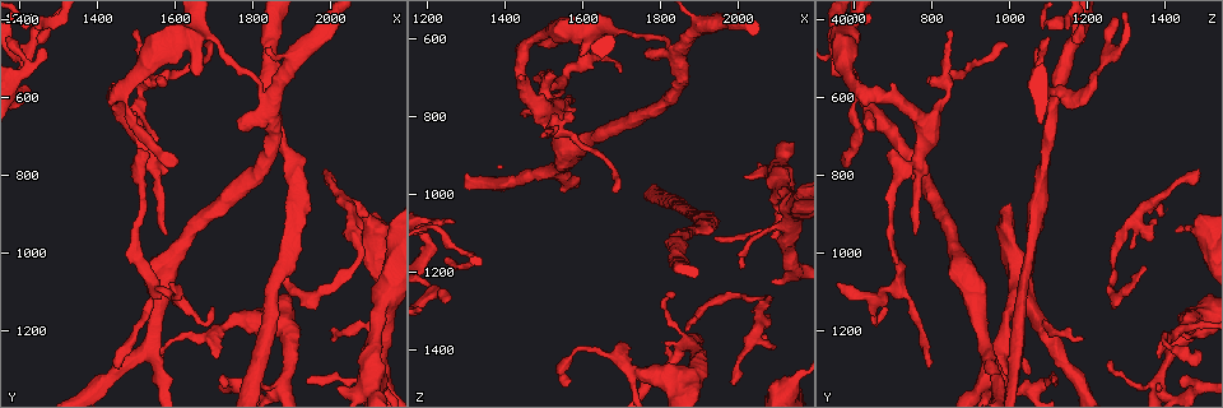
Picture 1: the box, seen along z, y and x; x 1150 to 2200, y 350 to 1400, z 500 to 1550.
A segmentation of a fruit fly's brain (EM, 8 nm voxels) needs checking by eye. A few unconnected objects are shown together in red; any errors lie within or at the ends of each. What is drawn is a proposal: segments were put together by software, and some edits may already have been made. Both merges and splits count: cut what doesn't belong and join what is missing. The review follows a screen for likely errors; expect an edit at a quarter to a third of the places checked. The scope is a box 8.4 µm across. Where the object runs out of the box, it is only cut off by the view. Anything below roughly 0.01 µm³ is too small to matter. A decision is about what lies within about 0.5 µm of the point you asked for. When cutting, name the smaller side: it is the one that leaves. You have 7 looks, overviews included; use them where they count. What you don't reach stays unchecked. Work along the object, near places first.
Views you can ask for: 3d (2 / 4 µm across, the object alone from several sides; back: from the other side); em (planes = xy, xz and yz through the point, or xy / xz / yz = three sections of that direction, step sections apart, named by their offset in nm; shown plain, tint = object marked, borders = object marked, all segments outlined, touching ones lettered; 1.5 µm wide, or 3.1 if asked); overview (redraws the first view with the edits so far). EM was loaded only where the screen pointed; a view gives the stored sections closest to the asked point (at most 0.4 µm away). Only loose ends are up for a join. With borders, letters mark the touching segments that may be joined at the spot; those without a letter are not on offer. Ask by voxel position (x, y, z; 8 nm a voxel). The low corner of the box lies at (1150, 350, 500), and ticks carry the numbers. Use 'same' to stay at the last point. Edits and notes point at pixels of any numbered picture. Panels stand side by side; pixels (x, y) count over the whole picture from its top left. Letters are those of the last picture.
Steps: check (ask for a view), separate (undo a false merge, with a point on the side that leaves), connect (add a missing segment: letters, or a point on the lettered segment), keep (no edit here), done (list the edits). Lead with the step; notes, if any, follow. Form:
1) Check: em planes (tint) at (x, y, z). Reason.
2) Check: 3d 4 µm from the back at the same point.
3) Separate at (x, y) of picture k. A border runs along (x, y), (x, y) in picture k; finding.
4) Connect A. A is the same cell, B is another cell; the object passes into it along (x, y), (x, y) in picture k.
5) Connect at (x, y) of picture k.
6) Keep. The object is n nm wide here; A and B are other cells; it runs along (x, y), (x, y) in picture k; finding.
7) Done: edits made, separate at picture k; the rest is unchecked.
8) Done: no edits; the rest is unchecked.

Check: 3d 4 µm at (1465, 1300, 785). Branch stops here.

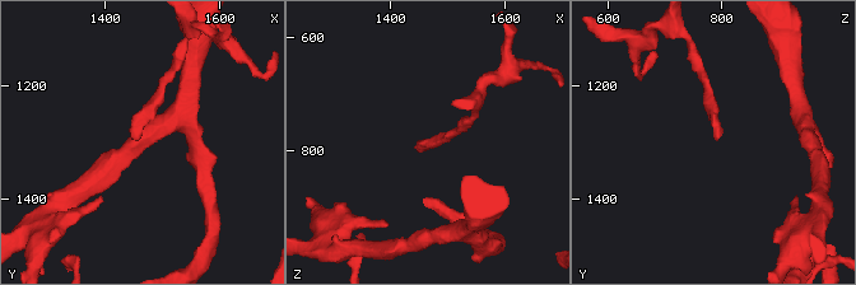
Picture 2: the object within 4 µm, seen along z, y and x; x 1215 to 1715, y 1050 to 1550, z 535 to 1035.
Check: em planes (borders) at (1460, 1295, 790).

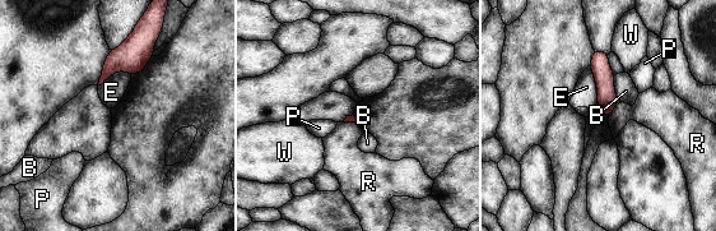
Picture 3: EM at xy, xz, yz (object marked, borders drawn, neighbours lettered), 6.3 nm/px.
Keep. B, E, P, R and W are other cells; no lettered segment goes on from it.

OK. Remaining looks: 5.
Check: 3d 4 µm at (1685, 470, 995). Tapers out.

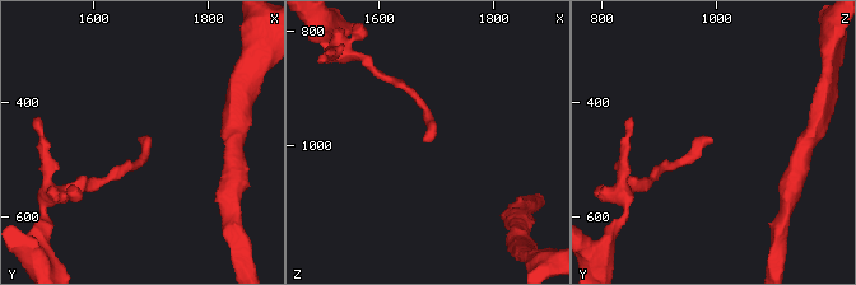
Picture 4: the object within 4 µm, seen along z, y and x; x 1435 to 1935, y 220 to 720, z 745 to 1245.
Check: em planes (borders) at (1685, 465, 995). Now the EM.

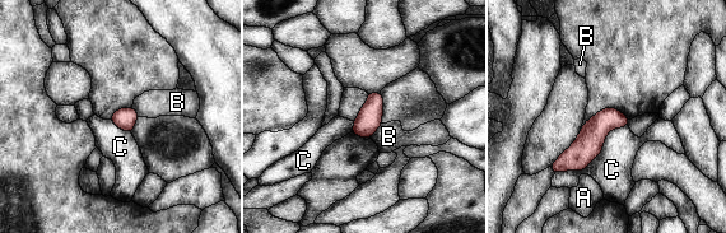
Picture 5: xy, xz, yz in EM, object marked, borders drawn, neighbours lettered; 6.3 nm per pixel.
Keep. The object is 140 nm wide here; A, B and C are other cells; it runs along (624, 120), (609, 120), (564, 161) in picture 5; none of them fits.

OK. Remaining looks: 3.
Check: 3d 4 µm at (1990, 785, 1490). An open end.

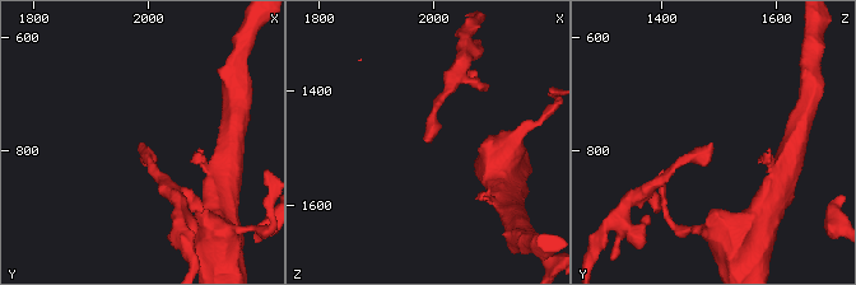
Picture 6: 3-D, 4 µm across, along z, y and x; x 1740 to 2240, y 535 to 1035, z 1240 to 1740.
Check: em yz step 4 (tint) at (1990, 785, 1485). Need the tissue.

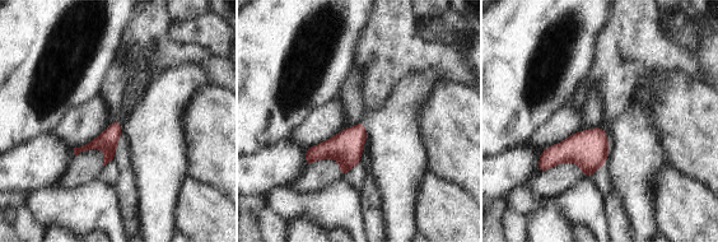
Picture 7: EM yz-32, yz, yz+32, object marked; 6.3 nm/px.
Check: em planes (borders) at the same point.

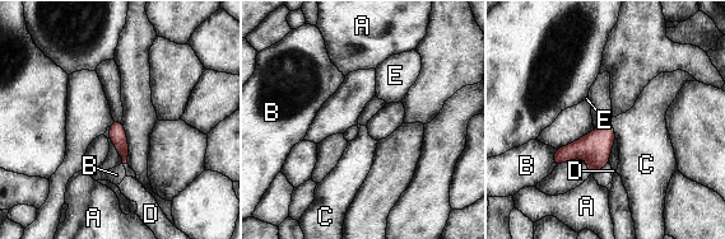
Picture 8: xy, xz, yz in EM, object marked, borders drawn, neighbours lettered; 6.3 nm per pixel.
Connect C. C is the same cell, A, B, D and E are other cells; the object passes into it along (595, 148), (613, 130), (645, 148) in picture 8; it goes on there.

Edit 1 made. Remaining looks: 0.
Done: edits made, connect at picture 8; the rest is unchecked.

